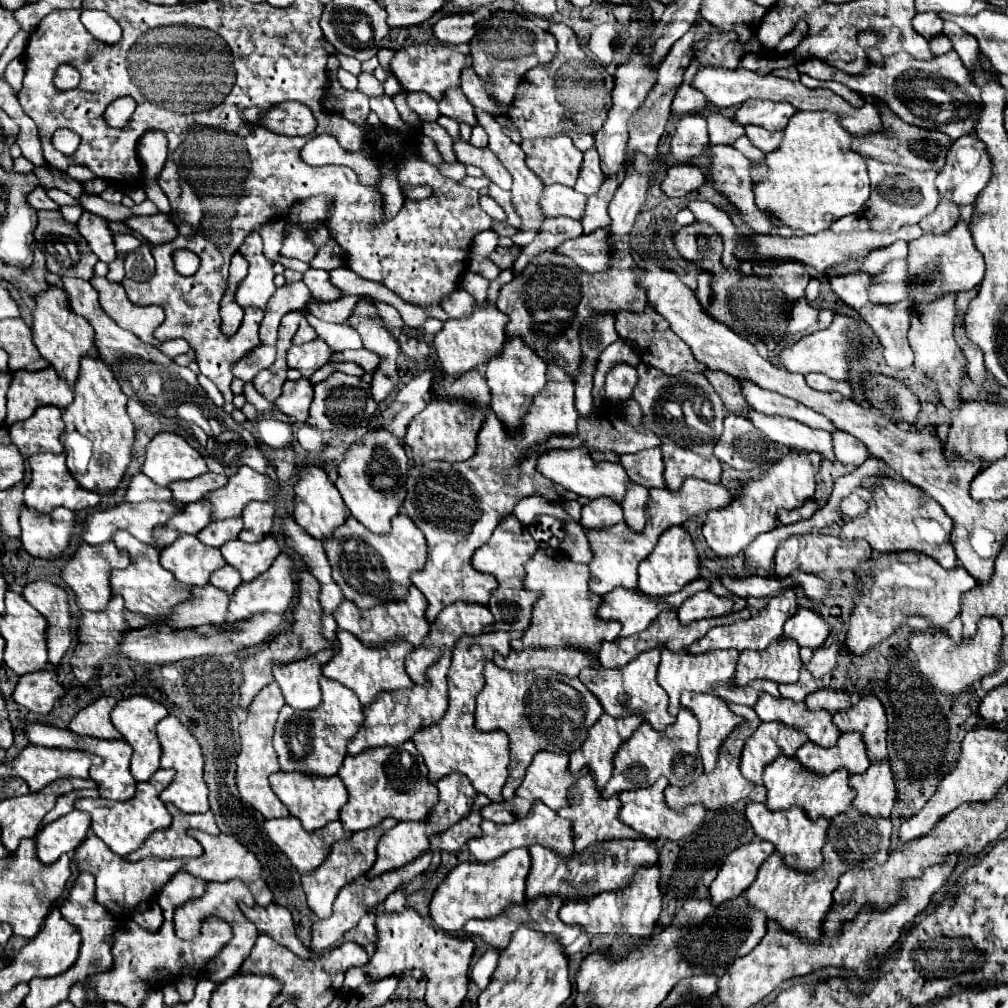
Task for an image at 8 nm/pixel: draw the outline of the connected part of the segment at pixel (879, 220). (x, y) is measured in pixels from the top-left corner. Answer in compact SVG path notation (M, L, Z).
M867 160L867 164L871 172L871 198L865 202L863 218L869 222L871 230L895 232L905 224L917 224L923 216L931 214L937 208L941 198L933 184L937 176L933 170L927 170L927 172L911 170L905 174L895 174L895 168L881 164L877 160Z

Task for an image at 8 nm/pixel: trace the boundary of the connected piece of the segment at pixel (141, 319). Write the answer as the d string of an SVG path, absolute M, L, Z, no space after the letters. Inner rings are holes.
M95 276L91 278L91 286L97 290L101 308L107 312L107 316L111 316L125 330L137 334L143 342L157 344L153 332L165 318L159 306L135 306L133 302L129 302L123 286L117 282L109 282L107 278Z

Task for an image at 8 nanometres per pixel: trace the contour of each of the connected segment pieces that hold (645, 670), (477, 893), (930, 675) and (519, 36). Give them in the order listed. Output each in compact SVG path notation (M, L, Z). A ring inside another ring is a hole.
M661 648L647 650L645 654L639 654L635 660L631 660L623 670L607 670L607 668L585 668L579 674L579 680L601 700L601 706L611 716L631 716L631 714L643 714L643 718L655 726L655 730L665 730L671 722L675 722L675 716L667 712L669 696L657 682L657 666L661 660Z
M515 848L495 862L461 862L447 874L447 878L433 894L429 908L435 926L447 932L459 932L467 920L495 918L507 904L523 904L529 868L531 858L527 848Z
M981 618L977 624L977 632L969 640L955 642L947 632L927 628L923 632L913 632L909 638L911 650L917 656L917 666L921 674L941 692L957 696L967 686L981 682L983 676L995 672L999 668L999 646L1001 646L1001 622L997 618Z
M493 10L491 18L477 22L475 30L477 34L469 40L473 70L477 72L479 78L493 84L491 94L495 96L495 100L499 100L505 106L515 100L515 90L523 74L527 74L527 70L539 64L551 62L551 58L557 52L555 38L551 34L543 34L541 30L535 30L535 18L523 18L523 16L517 16L515 12L499 16L499 10ZM527 50L531 54L523 56L521 52L527 52Z

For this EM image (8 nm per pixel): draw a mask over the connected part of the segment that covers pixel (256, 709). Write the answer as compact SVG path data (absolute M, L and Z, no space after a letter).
M277 682L267 684L249 704L247 712L247 720L239 726L239 734L241 734L241 752L237 756L237 786L241 792L241 798L255 806L255 810L259 810L265 818L283 818L289 816L287 806L277 798L277 794L271 790L269 786L269 774L273 774L275 770L279 770L279 762L277 762L277 754L273 750L271 738L275 732L275 722L279 716L279 710L283 708L285 698L281 694L281 688Z

